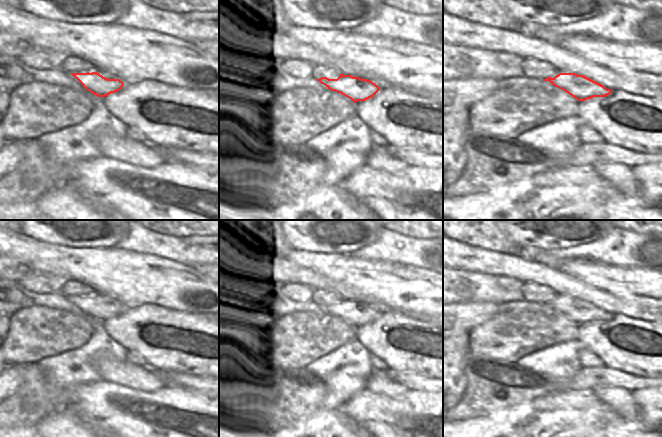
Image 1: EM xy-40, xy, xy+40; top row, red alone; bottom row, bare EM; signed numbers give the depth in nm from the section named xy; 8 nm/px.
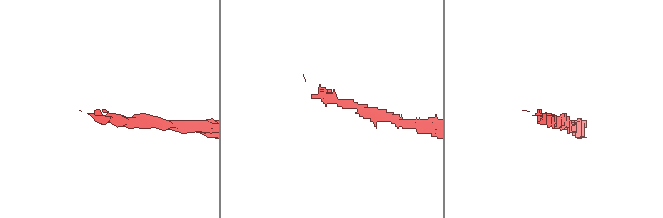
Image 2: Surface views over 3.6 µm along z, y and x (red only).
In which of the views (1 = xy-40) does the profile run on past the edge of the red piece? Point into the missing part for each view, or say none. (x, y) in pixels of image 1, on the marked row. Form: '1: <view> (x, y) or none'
1: none

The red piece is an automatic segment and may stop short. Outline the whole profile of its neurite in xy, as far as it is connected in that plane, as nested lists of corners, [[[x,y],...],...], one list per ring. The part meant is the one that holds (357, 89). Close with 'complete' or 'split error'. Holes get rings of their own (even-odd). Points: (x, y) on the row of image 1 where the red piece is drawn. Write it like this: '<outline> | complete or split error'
[[[340,74],[337,79],[321,77],[316,80],[331,91],[341,93],[345,97],[351,99],[354,103],[357,101],[365,101],[376,95],[380,90],[378,85],[372,81],[353,77],[351,75]]] | complete

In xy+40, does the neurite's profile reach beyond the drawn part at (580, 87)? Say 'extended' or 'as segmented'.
as segmented

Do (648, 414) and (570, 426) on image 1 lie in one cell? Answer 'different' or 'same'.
different

